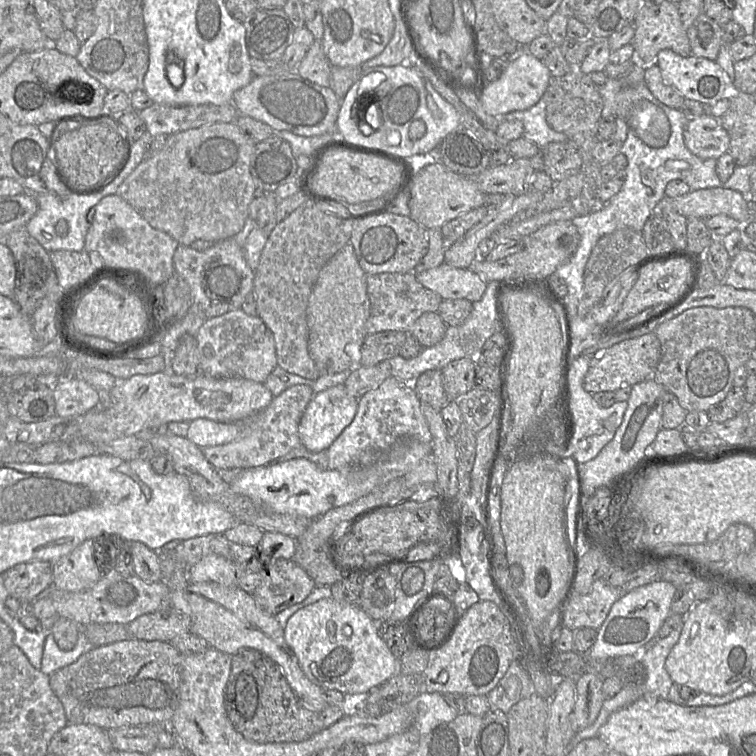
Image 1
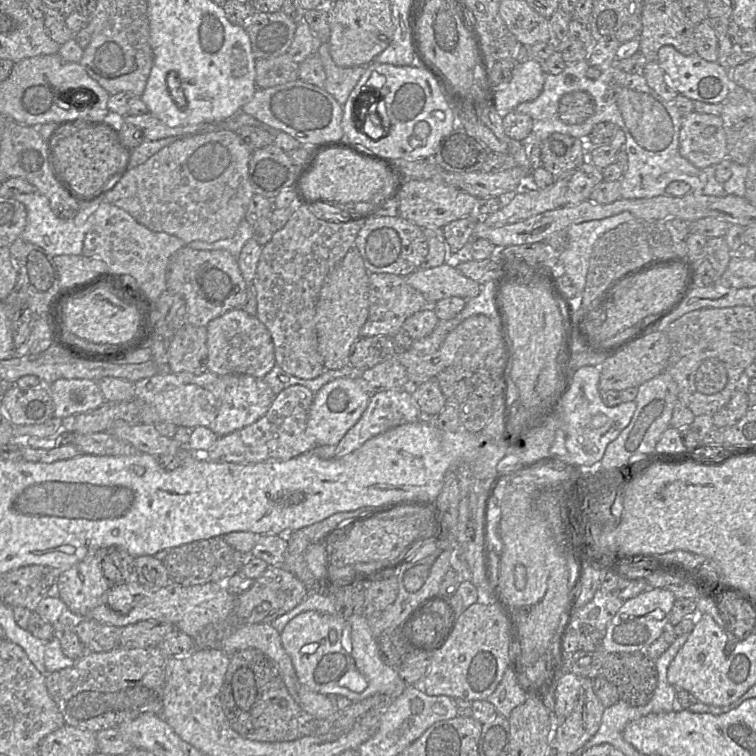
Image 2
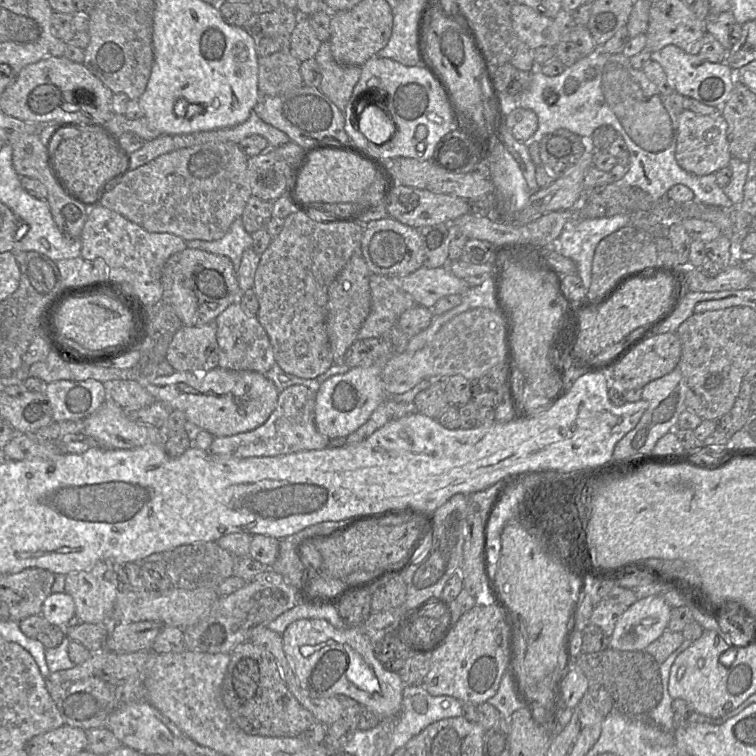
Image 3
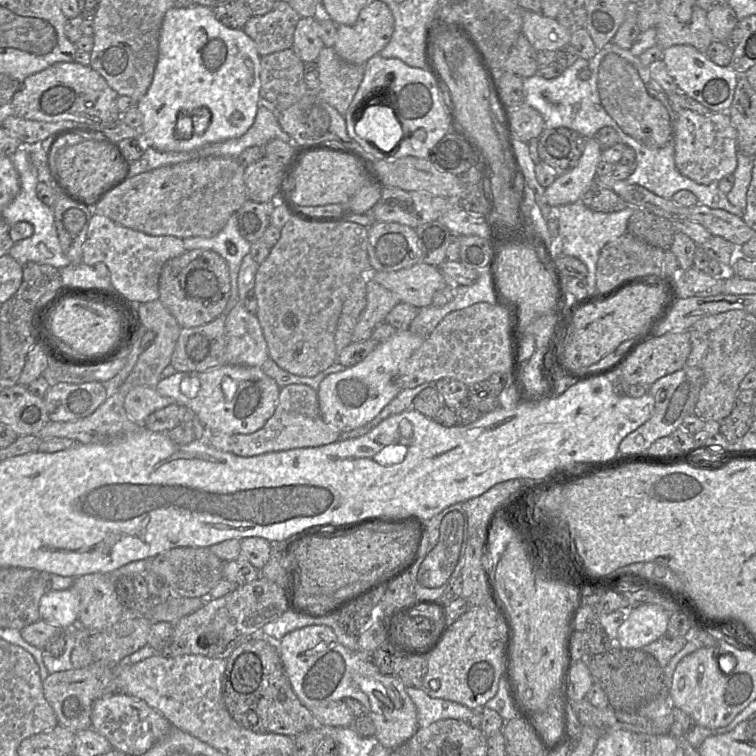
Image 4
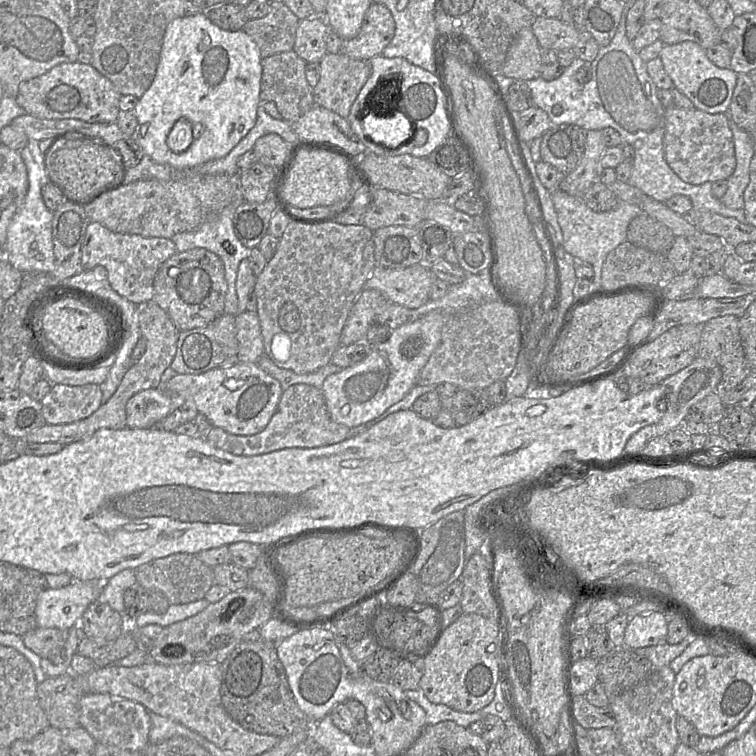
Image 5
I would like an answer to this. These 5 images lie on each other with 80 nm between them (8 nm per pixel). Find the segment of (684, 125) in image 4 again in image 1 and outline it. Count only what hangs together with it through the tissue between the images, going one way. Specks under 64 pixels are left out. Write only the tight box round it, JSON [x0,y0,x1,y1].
[683,115,730,159]

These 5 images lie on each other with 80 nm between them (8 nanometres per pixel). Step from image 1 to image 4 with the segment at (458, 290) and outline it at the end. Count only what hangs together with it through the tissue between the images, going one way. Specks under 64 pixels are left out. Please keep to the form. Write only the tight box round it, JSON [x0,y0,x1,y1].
[369,262,447,308]

